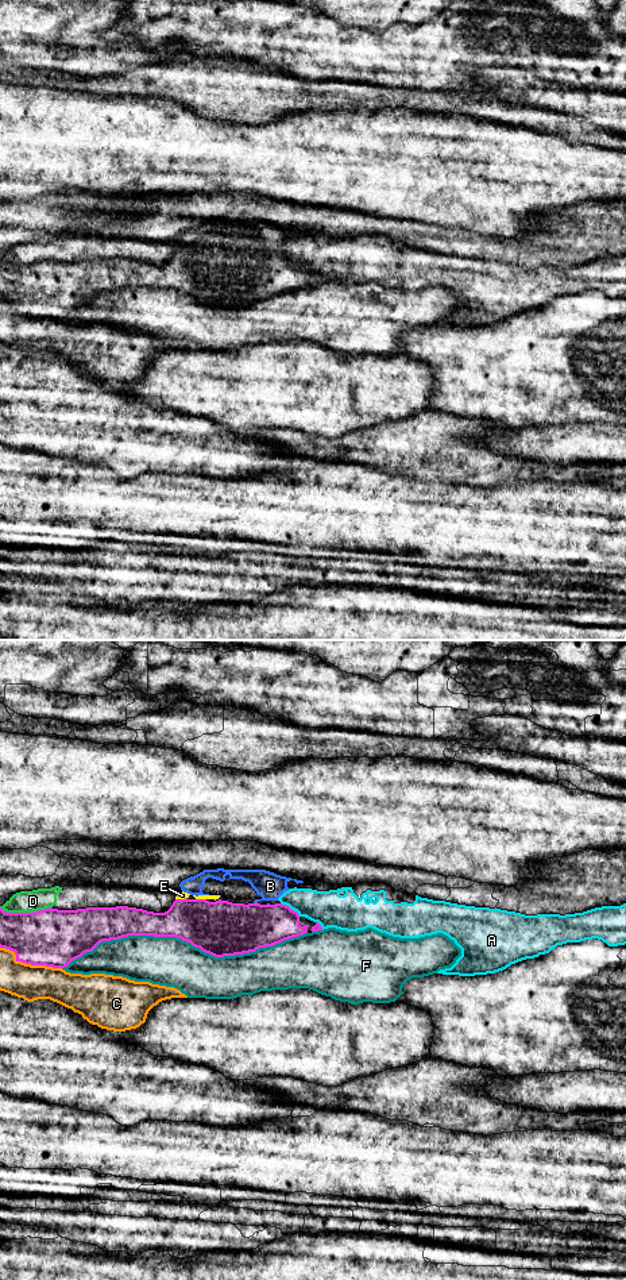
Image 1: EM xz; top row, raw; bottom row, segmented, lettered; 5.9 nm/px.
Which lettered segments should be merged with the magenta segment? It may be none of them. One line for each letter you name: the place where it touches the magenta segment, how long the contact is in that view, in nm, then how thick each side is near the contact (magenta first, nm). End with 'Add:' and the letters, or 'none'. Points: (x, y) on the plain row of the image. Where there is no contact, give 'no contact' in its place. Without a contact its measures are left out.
B: xz (257, 254) | 30 nm | 320/160 nm
E: xz (181, 251) | 70 nm | 300/50 nm
Add: B, E

